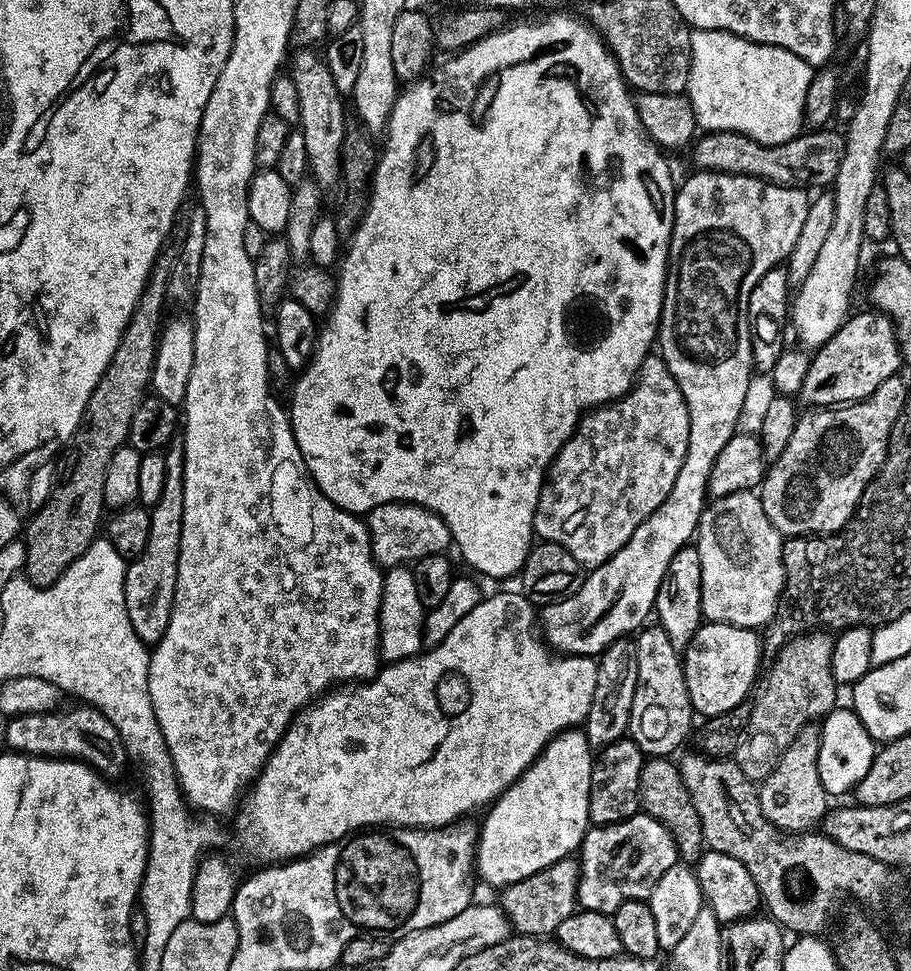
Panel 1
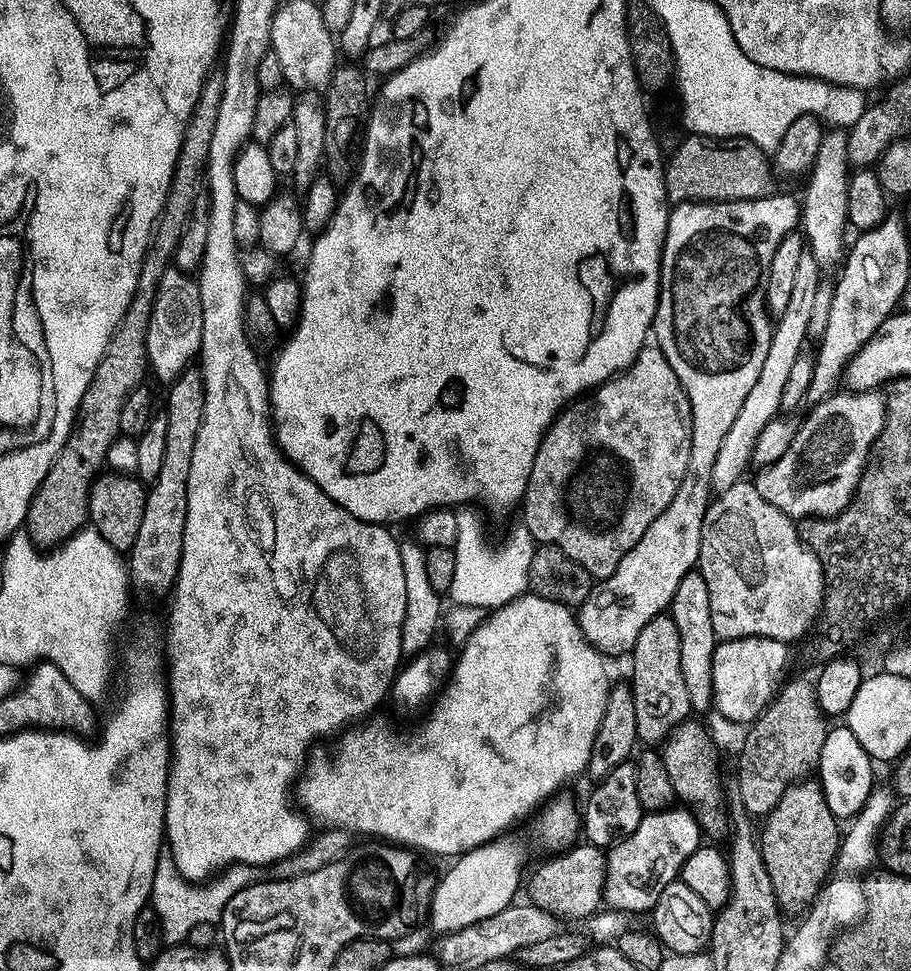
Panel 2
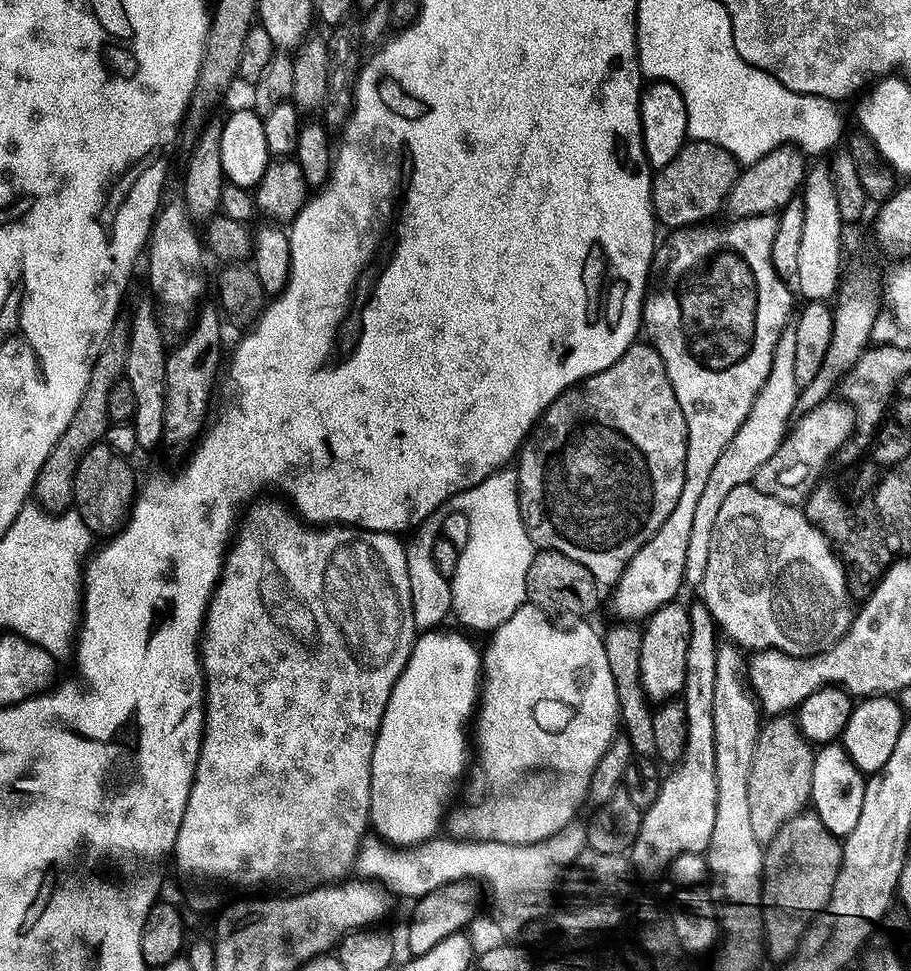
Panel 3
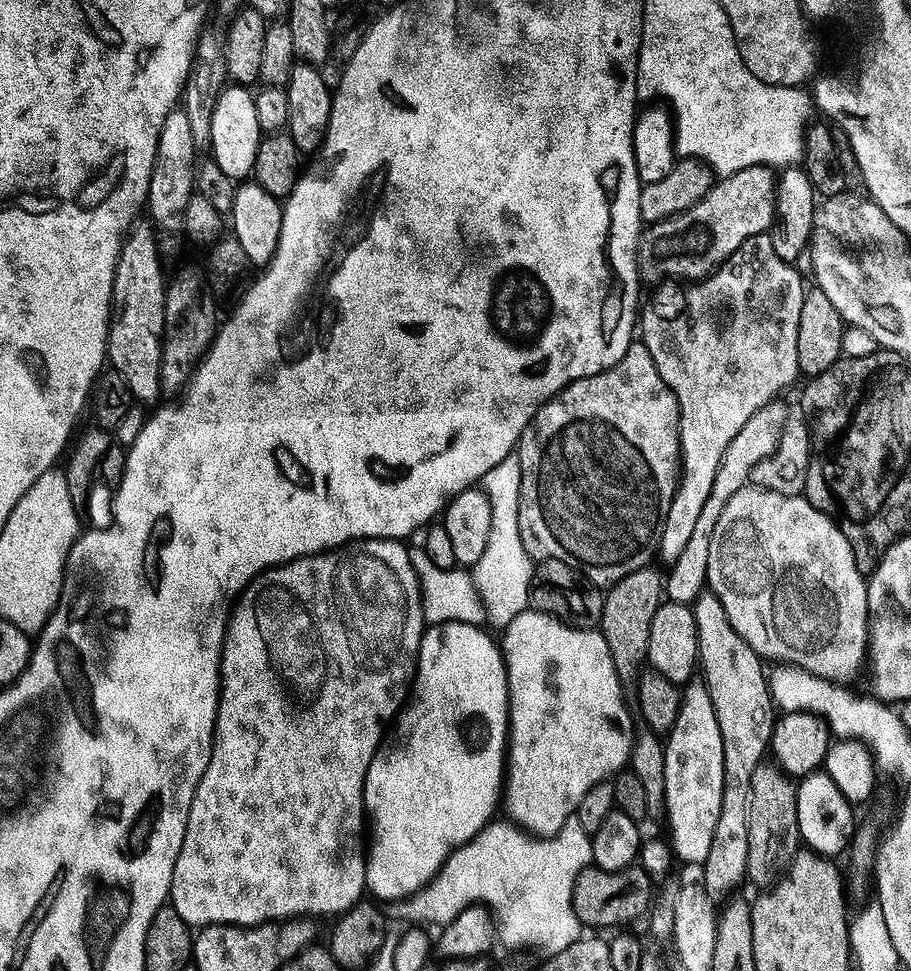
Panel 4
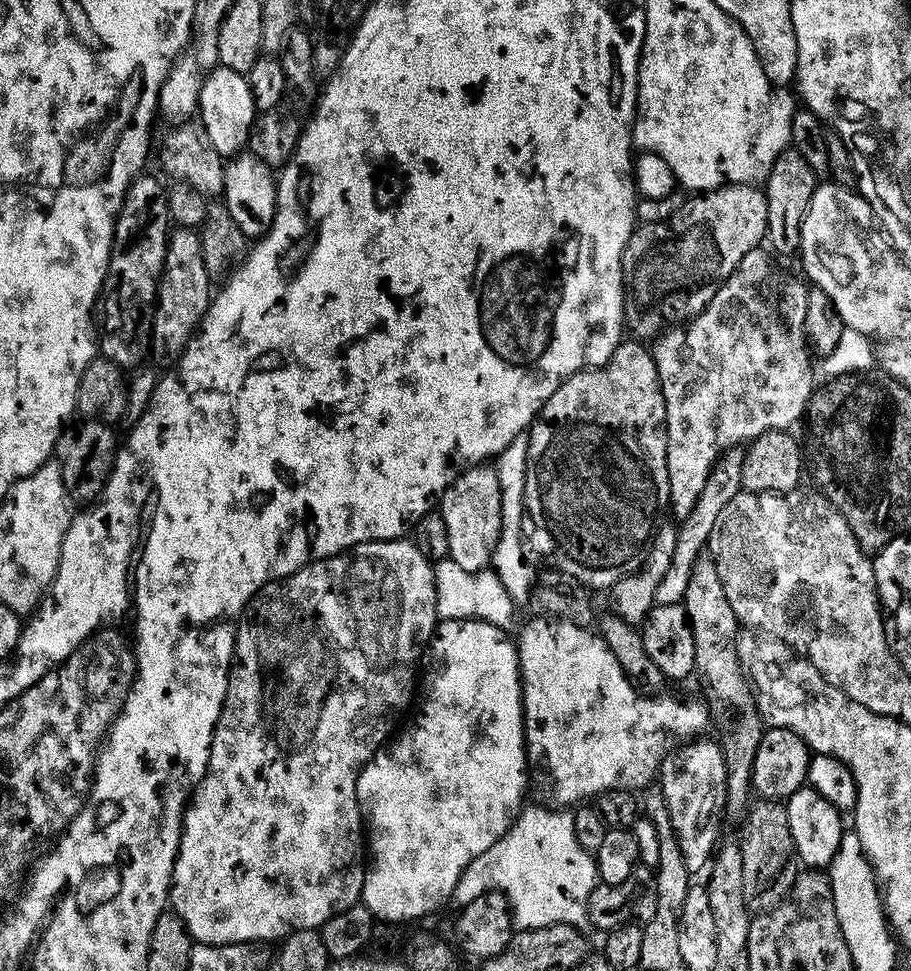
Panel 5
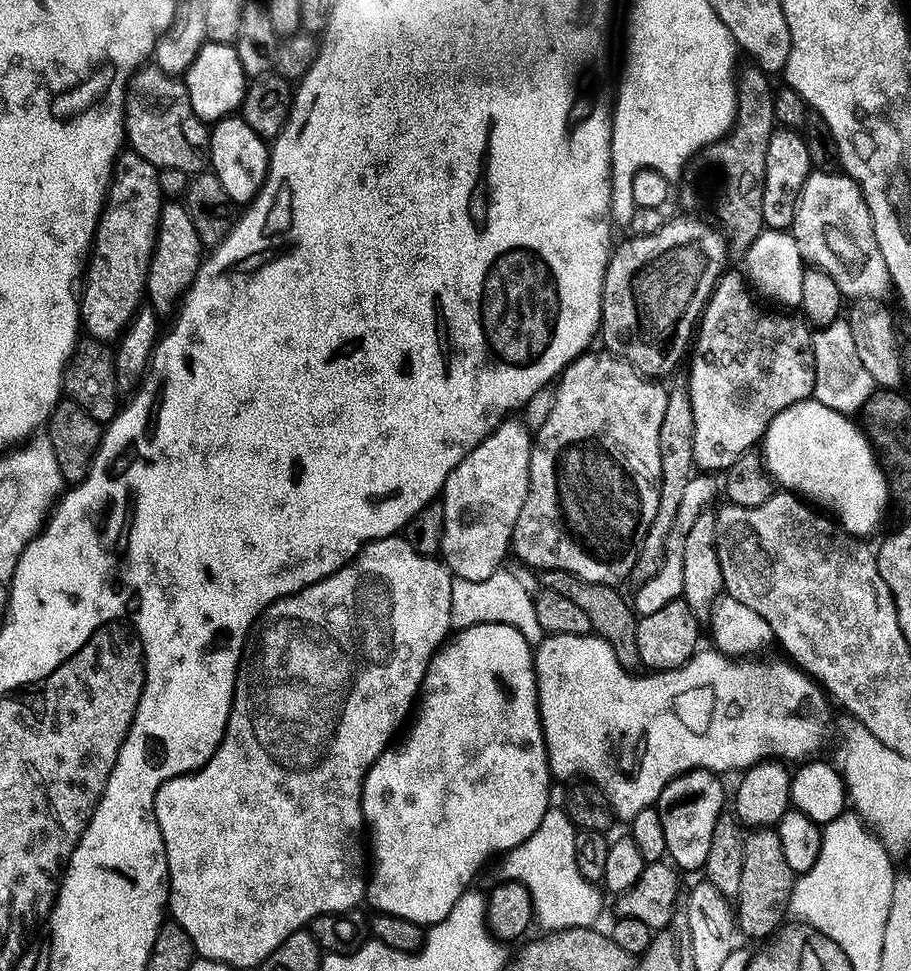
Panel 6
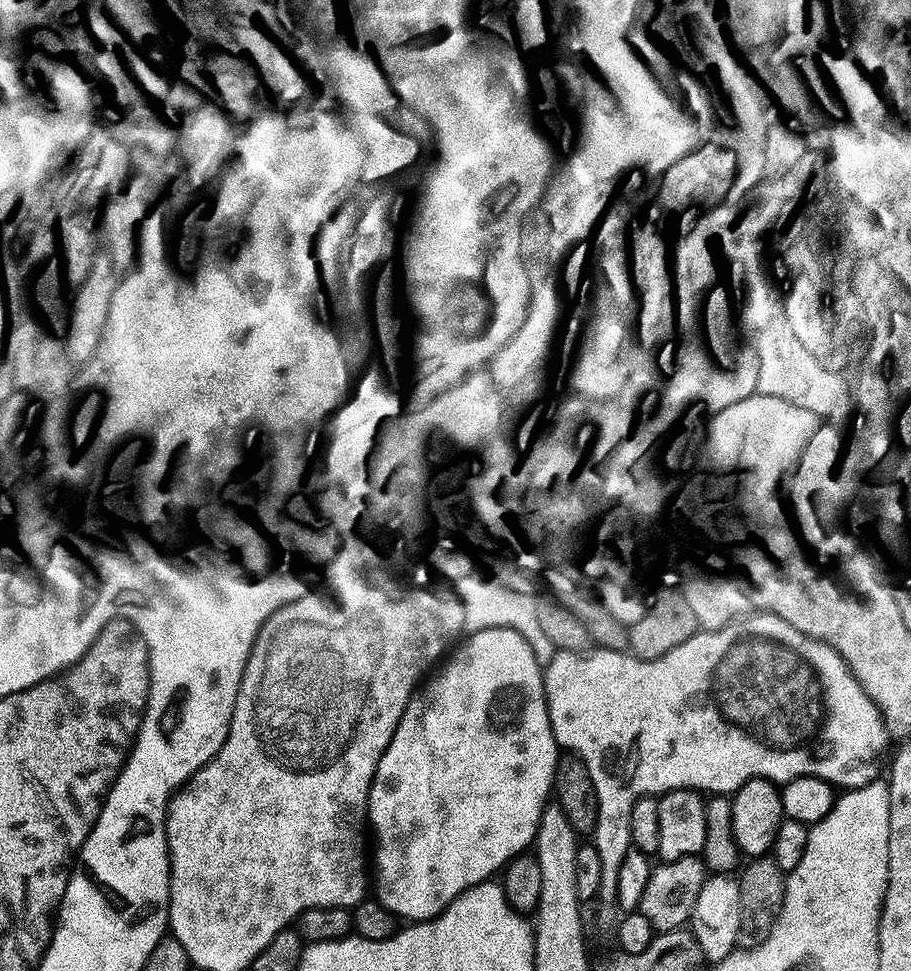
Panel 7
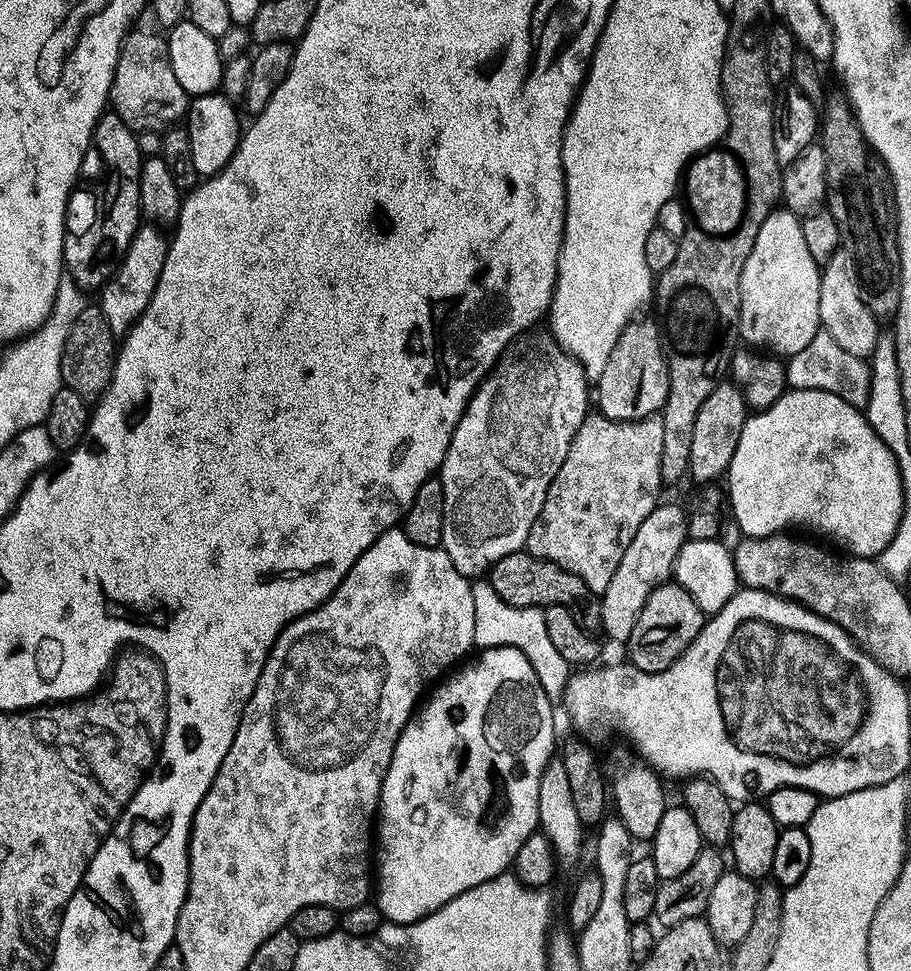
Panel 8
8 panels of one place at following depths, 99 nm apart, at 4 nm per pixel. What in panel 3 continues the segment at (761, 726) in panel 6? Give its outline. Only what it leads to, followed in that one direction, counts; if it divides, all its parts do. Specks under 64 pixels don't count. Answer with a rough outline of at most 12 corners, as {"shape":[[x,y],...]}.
{"shape":[[524,603],[483,649],[453,837],[577,819],[620,707],[601,633]]}

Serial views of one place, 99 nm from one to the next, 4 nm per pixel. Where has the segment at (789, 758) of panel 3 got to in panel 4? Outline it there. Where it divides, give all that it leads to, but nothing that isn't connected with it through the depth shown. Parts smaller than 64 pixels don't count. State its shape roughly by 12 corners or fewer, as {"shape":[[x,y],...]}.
{"shape":[[775,763],[750,778],[747,879],[780,879],[802,841],[797,785]]}

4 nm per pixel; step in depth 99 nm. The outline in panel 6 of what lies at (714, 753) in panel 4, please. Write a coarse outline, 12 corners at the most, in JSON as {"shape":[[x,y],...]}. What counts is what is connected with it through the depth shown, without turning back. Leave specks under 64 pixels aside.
{"shape":[[691,766],[654,807],[667,851],[699,873],[725,819],[725,773]]}

